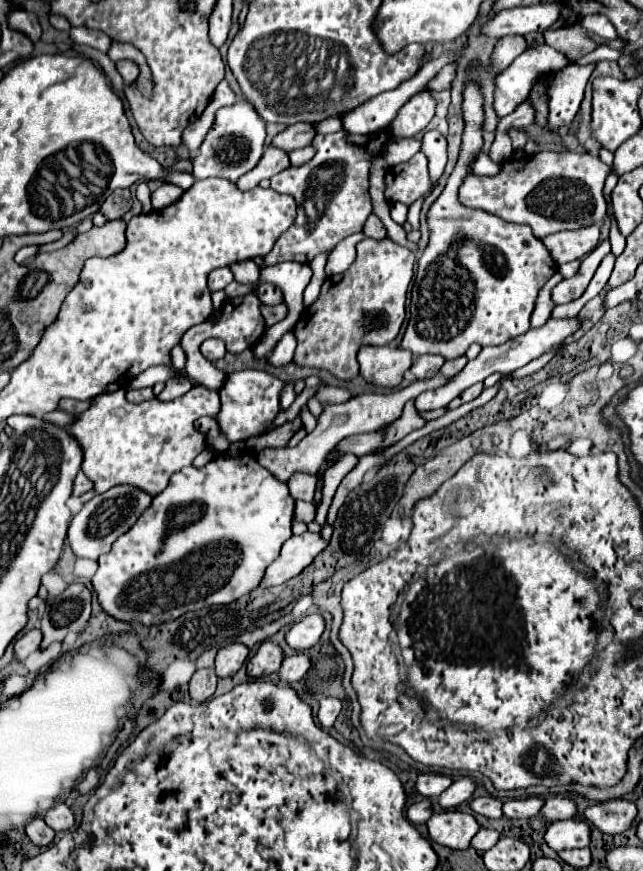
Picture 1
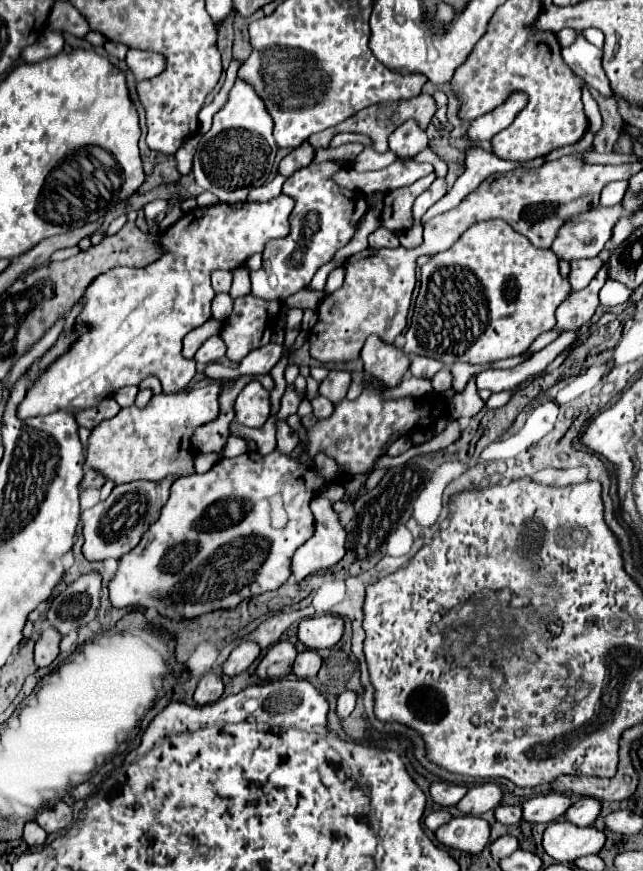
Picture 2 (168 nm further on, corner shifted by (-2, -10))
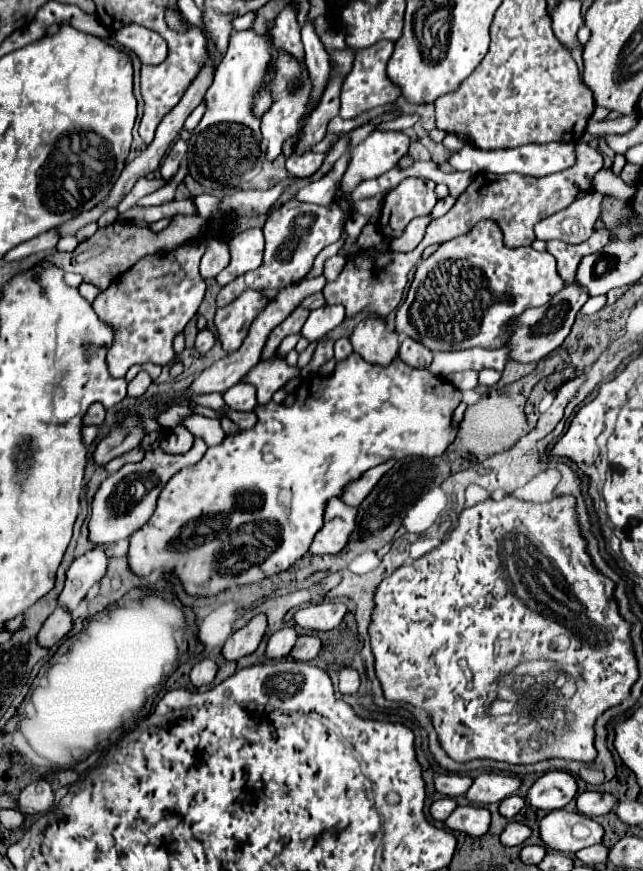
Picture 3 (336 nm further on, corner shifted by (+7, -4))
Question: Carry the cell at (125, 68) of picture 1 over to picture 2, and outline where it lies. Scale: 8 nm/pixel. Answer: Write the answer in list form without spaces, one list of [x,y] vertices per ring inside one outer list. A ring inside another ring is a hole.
[[[129,49],[129,53],[127,53],[127,67],[133,73],[135,81],[139,83],[143,79],[151,79],[151,77],[159,75],[163,71],[163,67],[165,67],[165,61],[157,53]]]

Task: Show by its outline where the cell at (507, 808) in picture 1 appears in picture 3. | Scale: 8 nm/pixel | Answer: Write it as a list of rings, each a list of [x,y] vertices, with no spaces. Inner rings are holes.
[[[548,771],[544,773],[528,791],[528,803],[536,809],[554,811],[562,809],[576,795],[578,783],[572,773],[566,771]]]

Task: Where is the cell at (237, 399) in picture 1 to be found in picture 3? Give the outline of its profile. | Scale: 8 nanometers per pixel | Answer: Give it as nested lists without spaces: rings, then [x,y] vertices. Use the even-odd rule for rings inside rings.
[[[238,383],[224,393],[224,401],[234,411],[252,411],[256,405],[256,389],[248,383]]]

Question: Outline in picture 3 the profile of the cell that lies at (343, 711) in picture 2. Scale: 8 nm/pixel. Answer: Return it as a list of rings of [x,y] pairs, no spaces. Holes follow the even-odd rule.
[[[344,667],[344,669],[340,671],[340,685],[338,685],[340,693],[342,693],[342,695],[352,695],[352,693],[358,691],[358,687],[360,687],[358,671],[352,669],[352,667]]]

